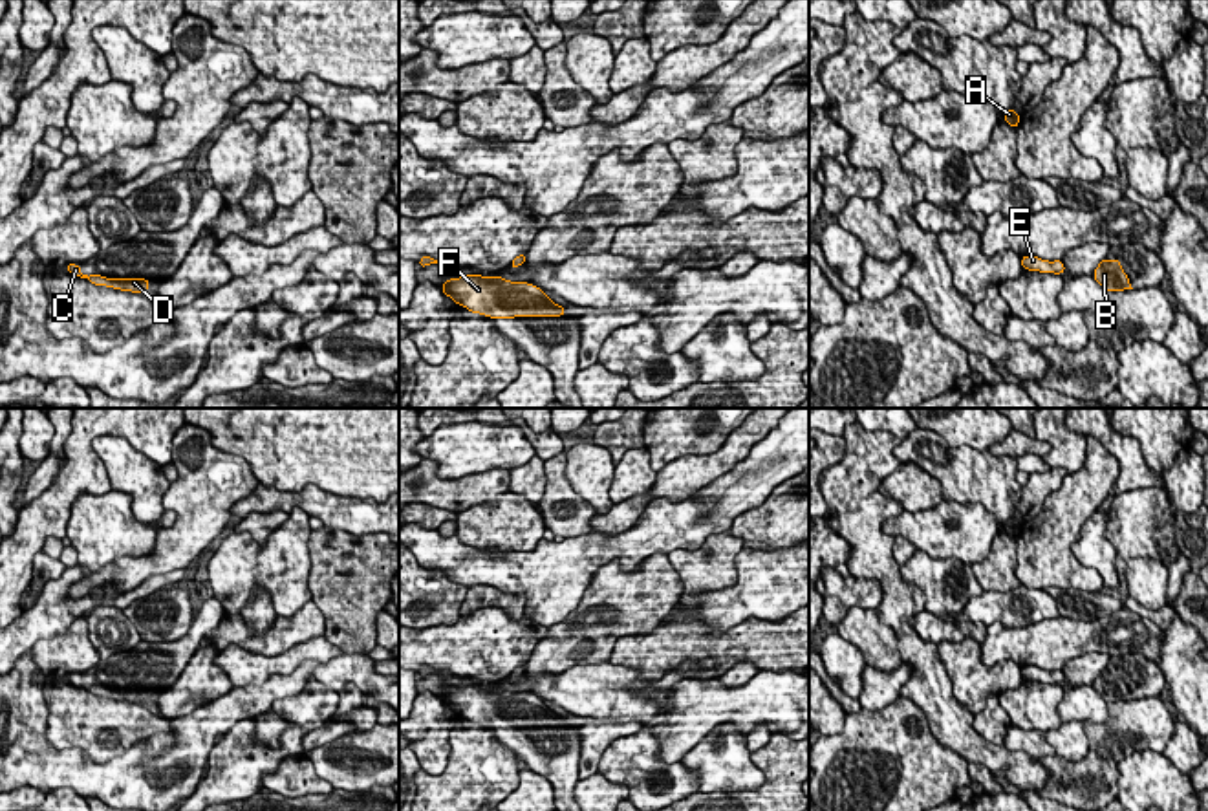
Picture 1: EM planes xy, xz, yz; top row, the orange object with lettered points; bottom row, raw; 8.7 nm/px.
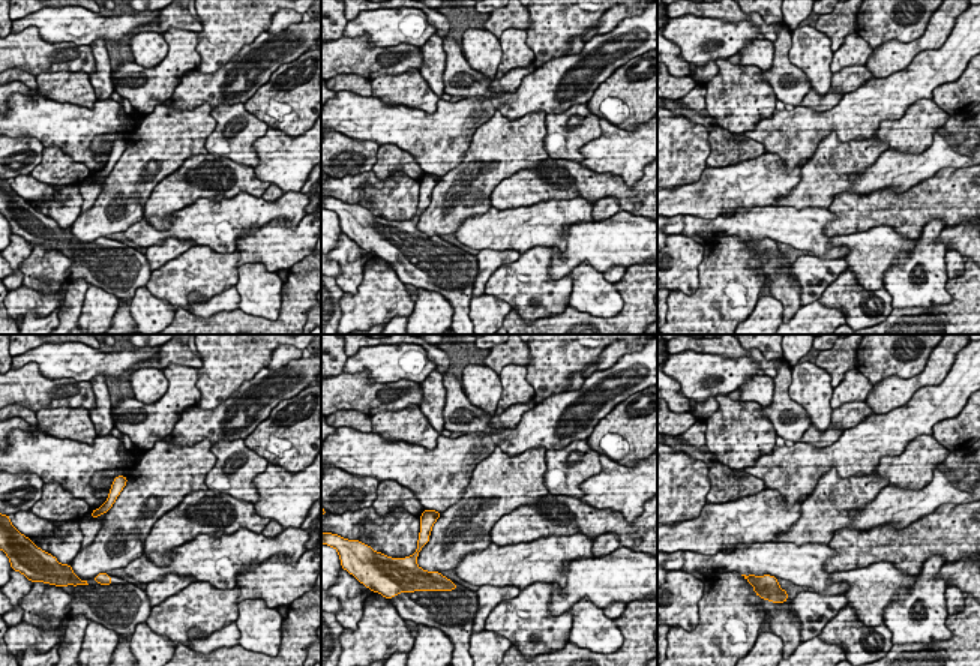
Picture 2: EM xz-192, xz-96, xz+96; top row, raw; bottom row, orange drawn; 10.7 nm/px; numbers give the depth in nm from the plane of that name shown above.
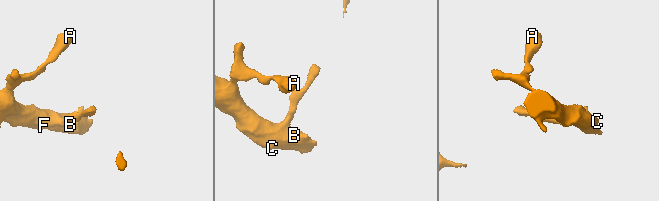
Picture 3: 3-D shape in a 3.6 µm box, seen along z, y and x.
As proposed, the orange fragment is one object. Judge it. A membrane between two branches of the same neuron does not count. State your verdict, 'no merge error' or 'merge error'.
no merge error

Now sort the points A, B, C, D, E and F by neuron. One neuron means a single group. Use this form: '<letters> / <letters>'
A B C D E F

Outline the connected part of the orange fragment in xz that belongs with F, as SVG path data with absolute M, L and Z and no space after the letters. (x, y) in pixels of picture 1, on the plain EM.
M467 685L450 688L441 701L456 714L472 723L491 729L514 727L562 727L567 718L560 718L547 708L544 699L529 692L511 692L502 687Z

